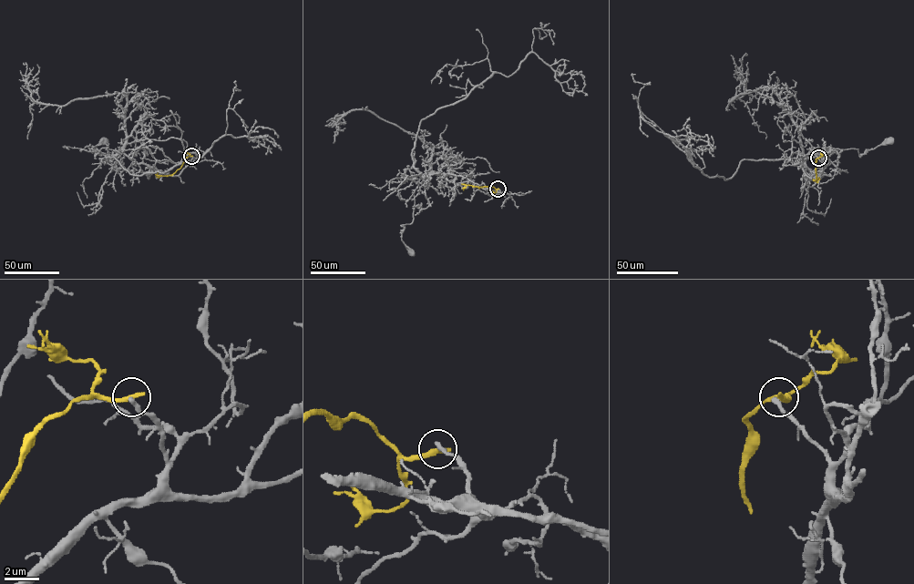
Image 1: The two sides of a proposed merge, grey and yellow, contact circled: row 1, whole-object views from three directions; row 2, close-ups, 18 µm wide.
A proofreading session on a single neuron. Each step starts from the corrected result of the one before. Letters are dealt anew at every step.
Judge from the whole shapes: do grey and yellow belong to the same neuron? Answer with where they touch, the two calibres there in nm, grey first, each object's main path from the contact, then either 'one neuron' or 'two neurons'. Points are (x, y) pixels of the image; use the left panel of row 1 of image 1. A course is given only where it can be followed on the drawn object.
at (191, 156); 280 nm thick on the grey side, 360 nm on the other; grey runs (191, 156), (192, 162), (178, 175), (171, 176), (133, 162), (108, 147), (95, 154), (95, 147), (105, 141); yellow runs (191, 156), (187, 157), (181, 166), (171, 175), (157, 177), (158, 173); two neurons

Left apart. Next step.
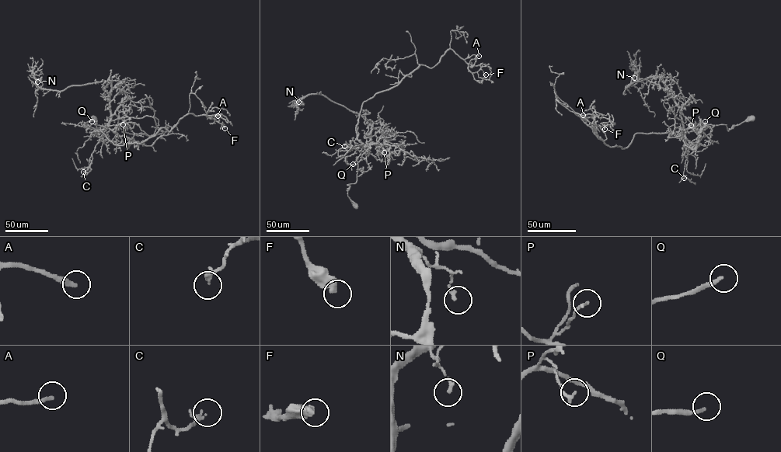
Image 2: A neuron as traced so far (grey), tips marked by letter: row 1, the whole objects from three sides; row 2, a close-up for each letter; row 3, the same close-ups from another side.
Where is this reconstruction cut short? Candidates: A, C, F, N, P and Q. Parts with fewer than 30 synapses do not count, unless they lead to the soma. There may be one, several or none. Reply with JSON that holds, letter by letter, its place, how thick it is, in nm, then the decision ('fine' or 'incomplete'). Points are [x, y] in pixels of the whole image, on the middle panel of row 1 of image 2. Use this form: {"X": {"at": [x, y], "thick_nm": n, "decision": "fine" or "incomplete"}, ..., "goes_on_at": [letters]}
{"A": {"at": [479, 56], "thick_nm": 260, "decision": "incomplete"}, "C": {"at": [344, 146], "thick_nm": 240, "decision": "fine"}, "F": {"at": [486, 74], "thick_nm": 440, "decision": "fine"}, "N": {"at": [298, 102], "thick_nm": 190, "decision": "fine"}, "P": {"at": [384, 152], "thick_nm": 170, "decision": "fine"}, "Q": {"at": [353, 164], "thick_nm": 180, "decision": "fine"}, "goes_on_at": ["A"]}

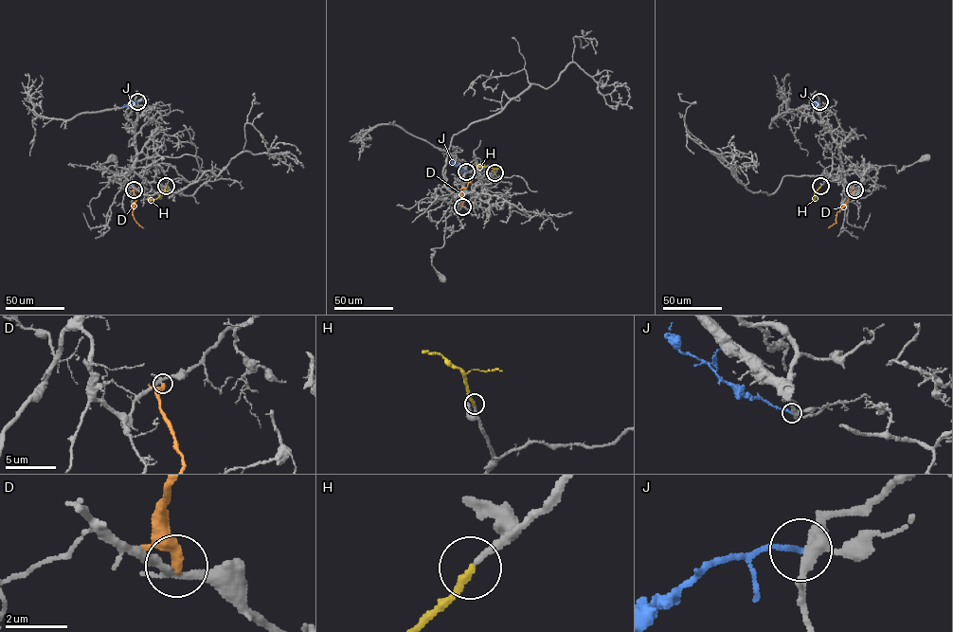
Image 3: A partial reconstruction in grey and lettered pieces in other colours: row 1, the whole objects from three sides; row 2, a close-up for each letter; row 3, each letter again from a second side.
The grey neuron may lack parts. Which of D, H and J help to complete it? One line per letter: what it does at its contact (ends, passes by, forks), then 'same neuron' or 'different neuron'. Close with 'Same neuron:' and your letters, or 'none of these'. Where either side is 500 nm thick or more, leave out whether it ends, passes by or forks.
D: it ends | different neuron
H: it ends | same neuron
J: it ends | different neuron
Same neuron: H

